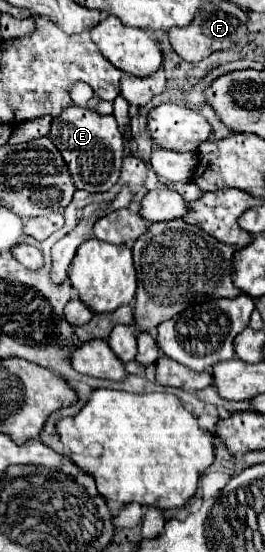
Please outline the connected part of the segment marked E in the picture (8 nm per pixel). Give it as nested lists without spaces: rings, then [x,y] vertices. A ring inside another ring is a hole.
[[[69,105],[51,121],[49,137],[67,161],[77,189],[101,193],[115,185],[123,161],[123,133],[113,115],[101,115],[87,107]]]

